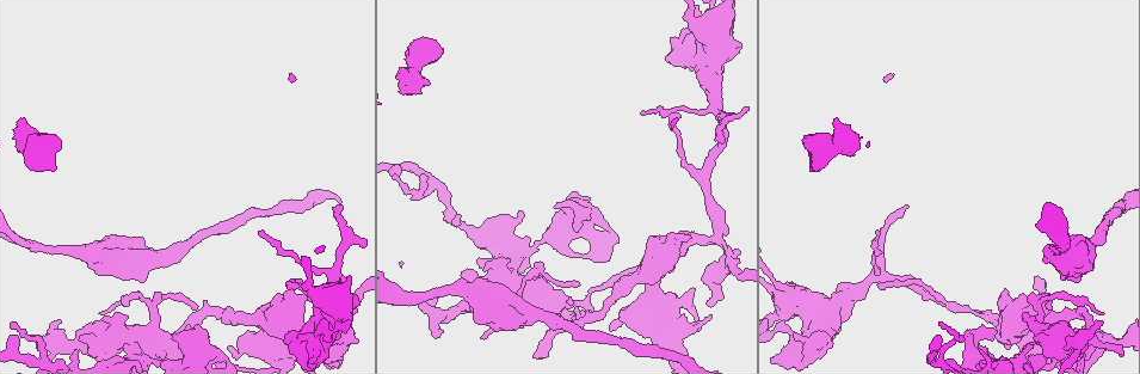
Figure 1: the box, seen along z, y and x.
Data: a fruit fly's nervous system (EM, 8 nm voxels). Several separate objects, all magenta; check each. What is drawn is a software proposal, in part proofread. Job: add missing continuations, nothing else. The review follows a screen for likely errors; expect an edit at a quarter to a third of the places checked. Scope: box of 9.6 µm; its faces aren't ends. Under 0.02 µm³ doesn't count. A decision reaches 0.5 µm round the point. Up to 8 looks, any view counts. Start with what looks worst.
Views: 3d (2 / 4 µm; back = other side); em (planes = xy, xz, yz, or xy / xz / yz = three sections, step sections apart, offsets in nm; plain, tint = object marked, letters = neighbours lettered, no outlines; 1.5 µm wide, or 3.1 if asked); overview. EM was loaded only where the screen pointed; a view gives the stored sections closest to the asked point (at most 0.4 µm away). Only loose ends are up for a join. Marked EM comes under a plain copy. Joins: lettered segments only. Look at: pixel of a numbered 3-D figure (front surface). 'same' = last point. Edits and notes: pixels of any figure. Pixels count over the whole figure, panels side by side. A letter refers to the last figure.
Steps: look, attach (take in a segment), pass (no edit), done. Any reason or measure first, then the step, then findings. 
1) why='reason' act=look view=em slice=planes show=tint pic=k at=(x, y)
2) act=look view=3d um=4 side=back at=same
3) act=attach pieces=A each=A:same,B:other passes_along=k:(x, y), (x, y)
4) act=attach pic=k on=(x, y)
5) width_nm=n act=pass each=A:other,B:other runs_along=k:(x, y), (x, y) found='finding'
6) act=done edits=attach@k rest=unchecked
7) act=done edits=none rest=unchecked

act=look view=em slice=planes show=letters pic=1 at=(1068, 350)

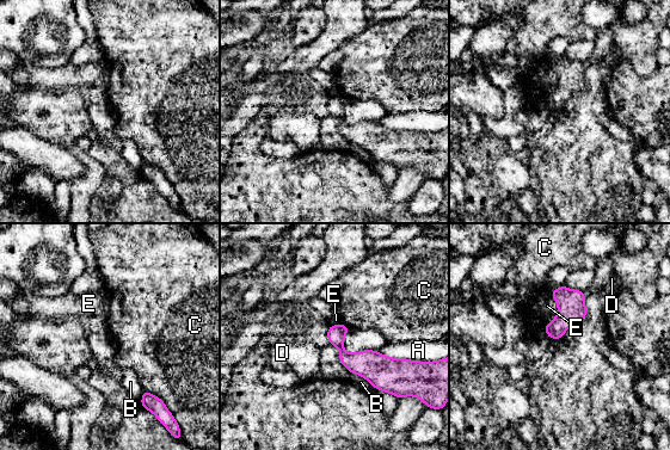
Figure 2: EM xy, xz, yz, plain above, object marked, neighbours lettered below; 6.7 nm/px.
act=pass each=A:other,B:other,C:other,D:other,E:other border=2:(143, 388), (160, 399) found='no lettered segment goes on from it'

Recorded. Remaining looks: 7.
act=look view=3d um=2 pic=1 at=(173, 334)

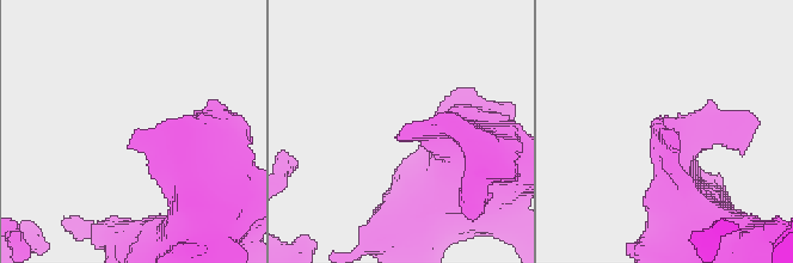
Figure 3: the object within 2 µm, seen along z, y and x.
why='now the EM' act=look view=em slice=yz step=8 show=tint pic=3 at=(399, 133)

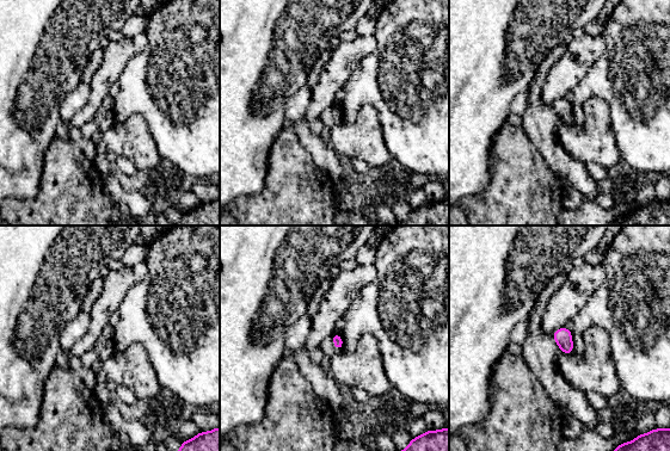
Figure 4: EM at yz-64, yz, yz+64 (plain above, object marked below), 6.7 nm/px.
act=look view=em slice=planes show=letters at=same

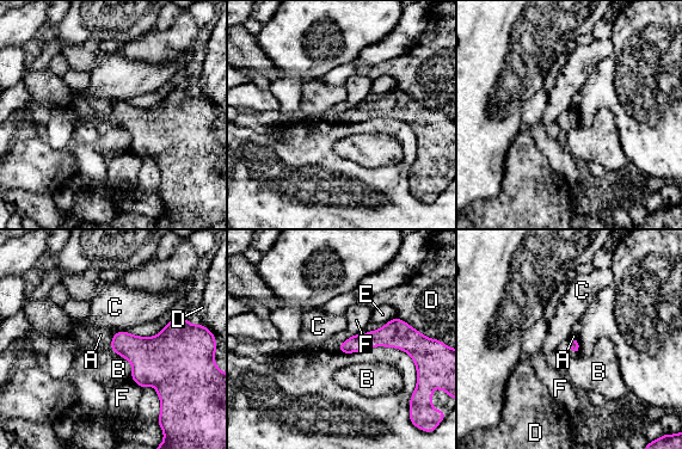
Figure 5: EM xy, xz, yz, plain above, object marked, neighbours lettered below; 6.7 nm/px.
act=pass each=A:other,B:other,C:other,D:other,E:other,F:other runs_along=5:(413, 338), (373, 338), (342, 348) found='no lettered segment goes on from it'

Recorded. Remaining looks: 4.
act=look view=3d um=2 pic=1 at=(882, 289)

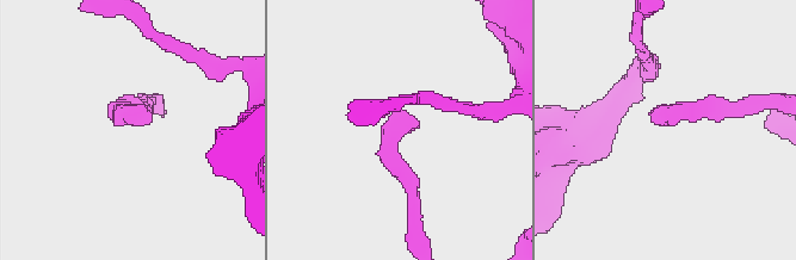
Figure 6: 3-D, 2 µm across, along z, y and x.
why='need the tissue' act=look view=em slice=xz step=8 show=tint pic=6 at=(411, 132)

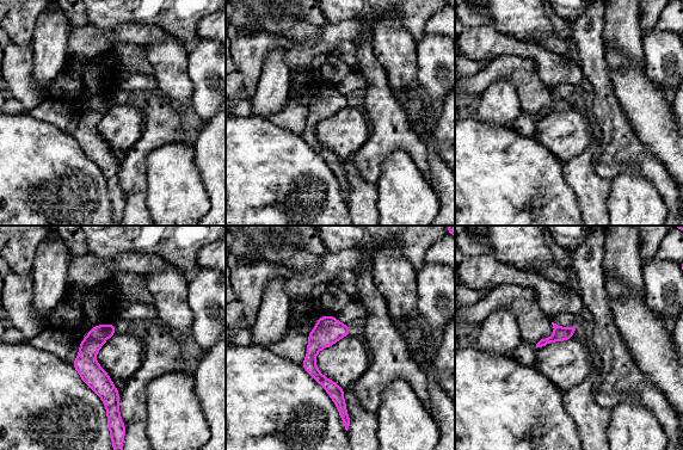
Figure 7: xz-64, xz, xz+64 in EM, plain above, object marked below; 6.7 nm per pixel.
why='another direction' act=look view=em slice=planes show=letters at=same

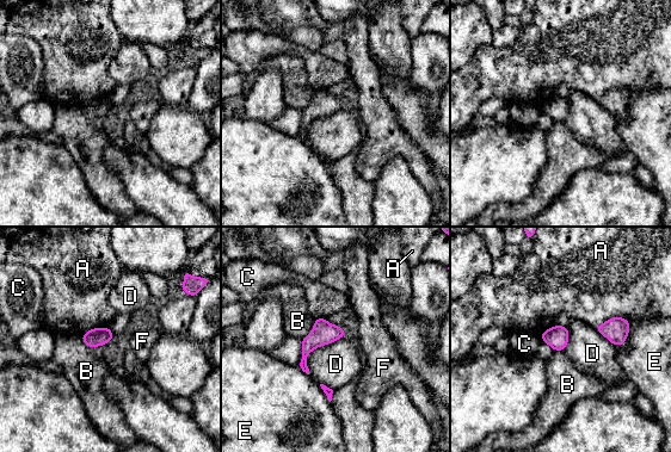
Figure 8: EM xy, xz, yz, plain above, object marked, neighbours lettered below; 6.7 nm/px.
width_nm=130 act=pass each=A:other,B:other,C:other,D:other,E:other,F:other border=8:(346, 334), (308, 354), (308, 373) found='no lettered segment goes on from it'

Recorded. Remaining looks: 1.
act=done edits=none rest=unchecked

